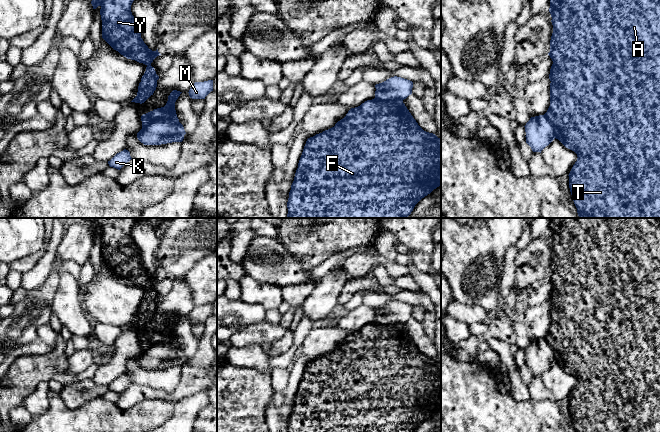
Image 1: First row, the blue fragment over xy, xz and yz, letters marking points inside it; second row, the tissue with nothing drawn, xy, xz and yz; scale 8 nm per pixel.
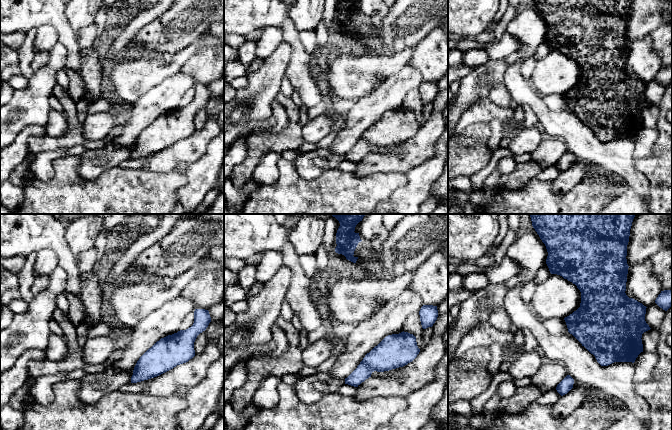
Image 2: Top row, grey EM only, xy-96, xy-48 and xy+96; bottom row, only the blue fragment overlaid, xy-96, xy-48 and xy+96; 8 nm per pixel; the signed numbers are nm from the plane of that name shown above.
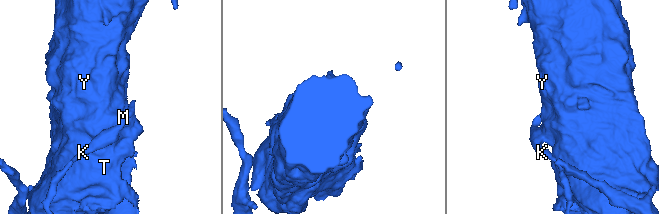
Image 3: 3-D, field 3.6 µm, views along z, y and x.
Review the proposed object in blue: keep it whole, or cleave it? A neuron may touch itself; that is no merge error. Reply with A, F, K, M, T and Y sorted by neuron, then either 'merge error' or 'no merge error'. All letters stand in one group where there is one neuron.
groups A F T Y / K M; merge error

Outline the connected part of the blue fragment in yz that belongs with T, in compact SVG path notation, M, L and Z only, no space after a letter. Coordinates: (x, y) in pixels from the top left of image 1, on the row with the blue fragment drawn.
M550 0L553 33L548 55L553 61L550 69L550 106L545 113L554 126L555 138L577 154L577 161L569 173L569 188L579 218L660 218L660 0Z

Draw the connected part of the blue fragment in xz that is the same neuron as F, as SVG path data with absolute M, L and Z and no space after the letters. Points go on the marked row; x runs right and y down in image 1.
M367 100L351 108L334 127L307 139L287 202L287 218L407 218L415 205L441 185L441 139L424 131L413 118L402 100L378 102Z

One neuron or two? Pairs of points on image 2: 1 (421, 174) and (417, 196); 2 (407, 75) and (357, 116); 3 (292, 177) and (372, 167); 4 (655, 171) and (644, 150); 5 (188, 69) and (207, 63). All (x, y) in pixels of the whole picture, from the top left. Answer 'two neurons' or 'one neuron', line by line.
1: one neuron
2: one neuron
3: two neurons
4: two neurons
5: one neuron

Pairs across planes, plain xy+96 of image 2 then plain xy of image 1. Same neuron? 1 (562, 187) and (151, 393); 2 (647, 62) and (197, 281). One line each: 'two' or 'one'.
1: one
2: two

